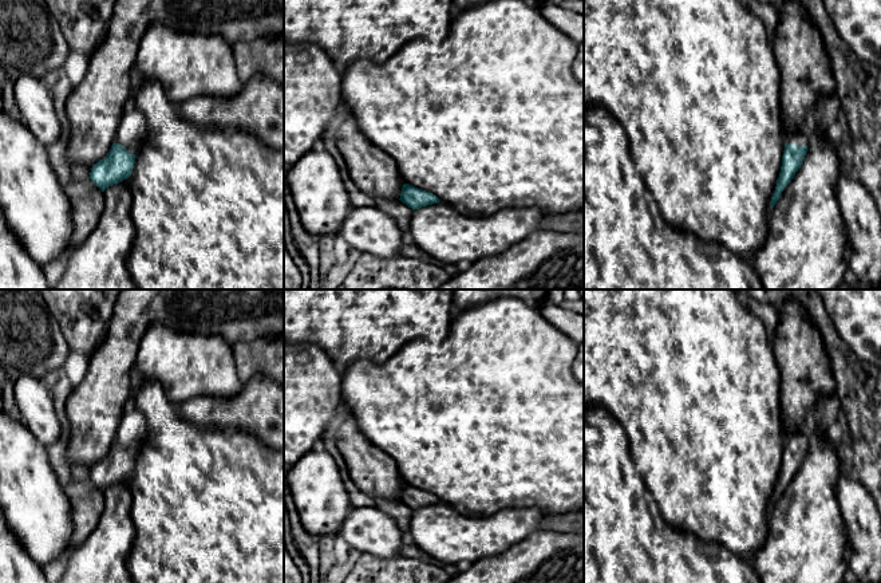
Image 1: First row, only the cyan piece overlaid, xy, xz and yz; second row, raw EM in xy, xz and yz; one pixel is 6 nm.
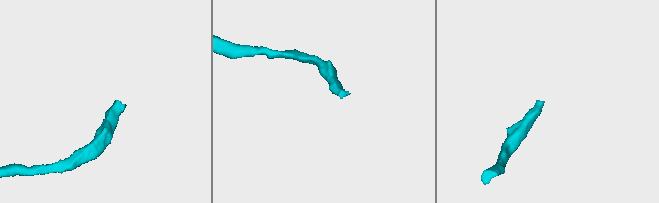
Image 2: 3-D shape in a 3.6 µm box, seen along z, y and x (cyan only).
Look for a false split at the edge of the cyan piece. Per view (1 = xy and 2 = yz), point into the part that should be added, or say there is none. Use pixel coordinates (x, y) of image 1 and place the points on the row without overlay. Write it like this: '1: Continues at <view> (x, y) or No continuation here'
1: Continues at xy (131, 433)
2: Continues at yz (799, 438)

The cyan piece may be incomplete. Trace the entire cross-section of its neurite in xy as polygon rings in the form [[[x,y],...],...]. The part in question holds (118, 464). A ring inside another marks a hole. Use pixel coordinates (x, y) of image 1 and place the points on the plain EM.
[[[131,398],[123,407],[123,417],[115,441],[107,456],[92,465],[90,480],[104,492],[108,487],[127,480],[135,464],[135,454],[149,433],[145,415]]]

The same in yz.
[[[787,432],[785,434],[785,440],[786,440],[786,444],[785,444],[785,450],[783,450],[783,456],[782,456],[781,473],[777,480],[777,487],[775,487],[775,491],[774,491],[774,493],[771,496],[771,501],[770,501],[771,509],[774,508],[777,501],[781,499],[785,488],[794,478],[795,473],[801,468],[802,461],[807,453],[809,440],[807,440],[806,433]]]

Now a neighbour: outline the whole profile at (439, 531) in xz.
[[[432,504],[415,509],[408,539],[422,554],[445,566],[499,555],[538,531],[545,512],[530,509],[501,509],[489,516],[465,516],[453,507]]]

